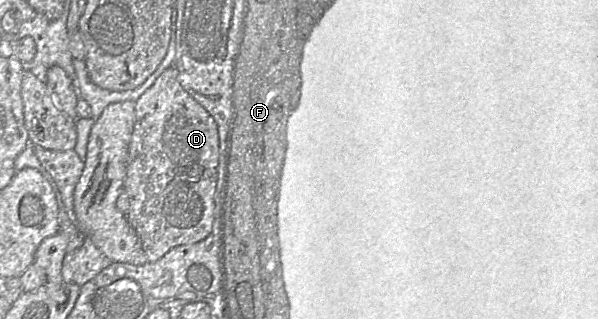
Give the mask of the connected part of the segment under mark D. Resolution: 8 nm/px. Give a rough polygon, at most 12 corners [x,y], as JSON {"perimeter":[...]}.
{"perimeter":[[171,66],[135,103],[126,219],[148,263],[208,236],[217,125]]}

